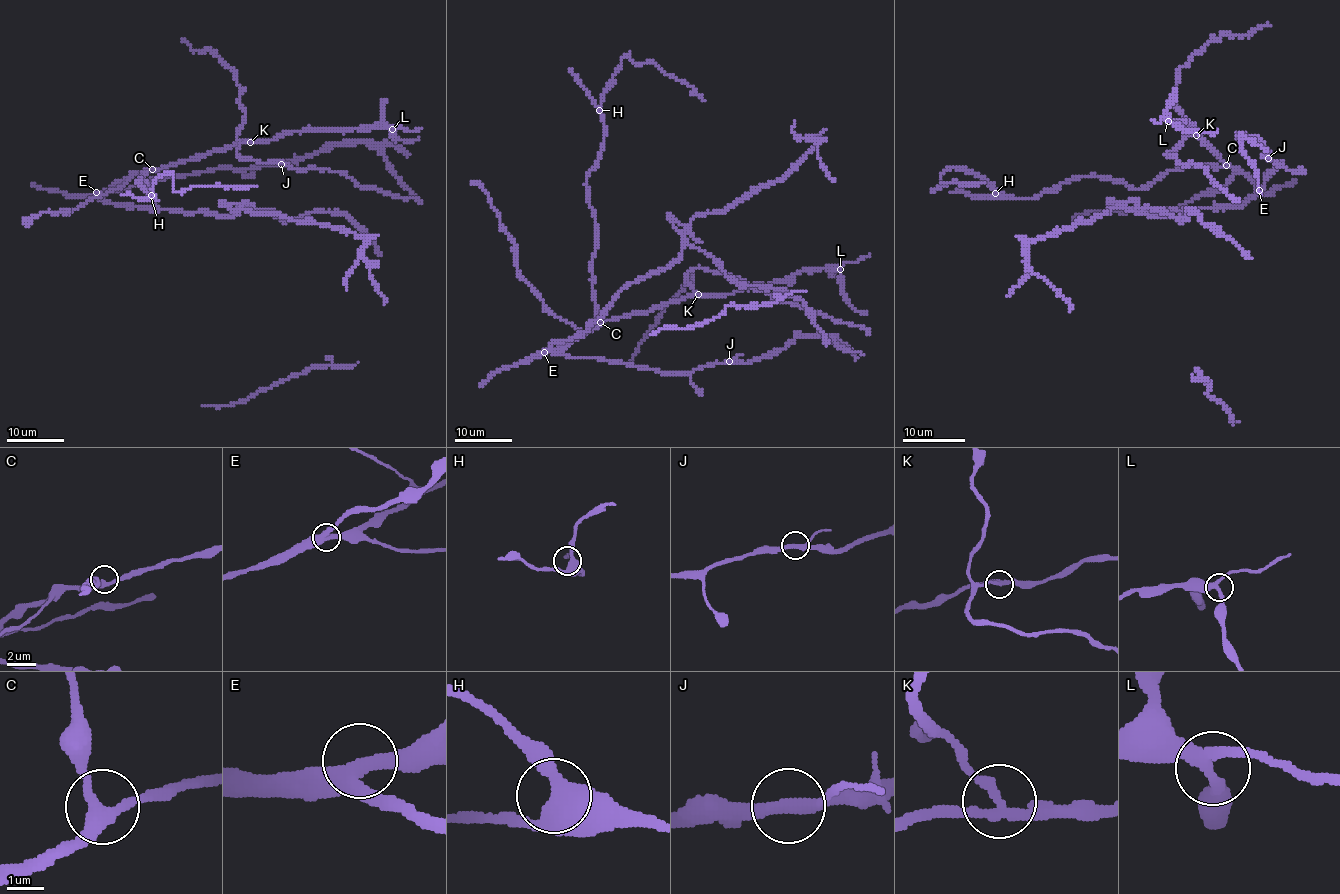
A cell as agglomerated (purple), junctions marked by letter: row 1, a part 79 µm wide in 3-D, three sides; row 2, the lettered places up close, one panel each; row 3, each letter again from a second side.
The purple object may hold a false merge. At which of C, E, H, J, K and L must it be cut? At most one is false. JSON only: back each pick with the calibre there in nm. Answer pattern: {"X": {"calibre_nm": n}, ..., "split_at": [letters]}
{"K": {"calibre_nm": 240}, "split_at": ["K"]}

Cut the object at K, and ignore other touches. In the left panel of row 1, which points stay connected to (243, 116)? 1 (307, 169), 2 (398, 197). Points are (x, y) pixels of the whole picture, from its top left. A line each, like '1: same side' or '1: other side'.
1: same side
2: same side

